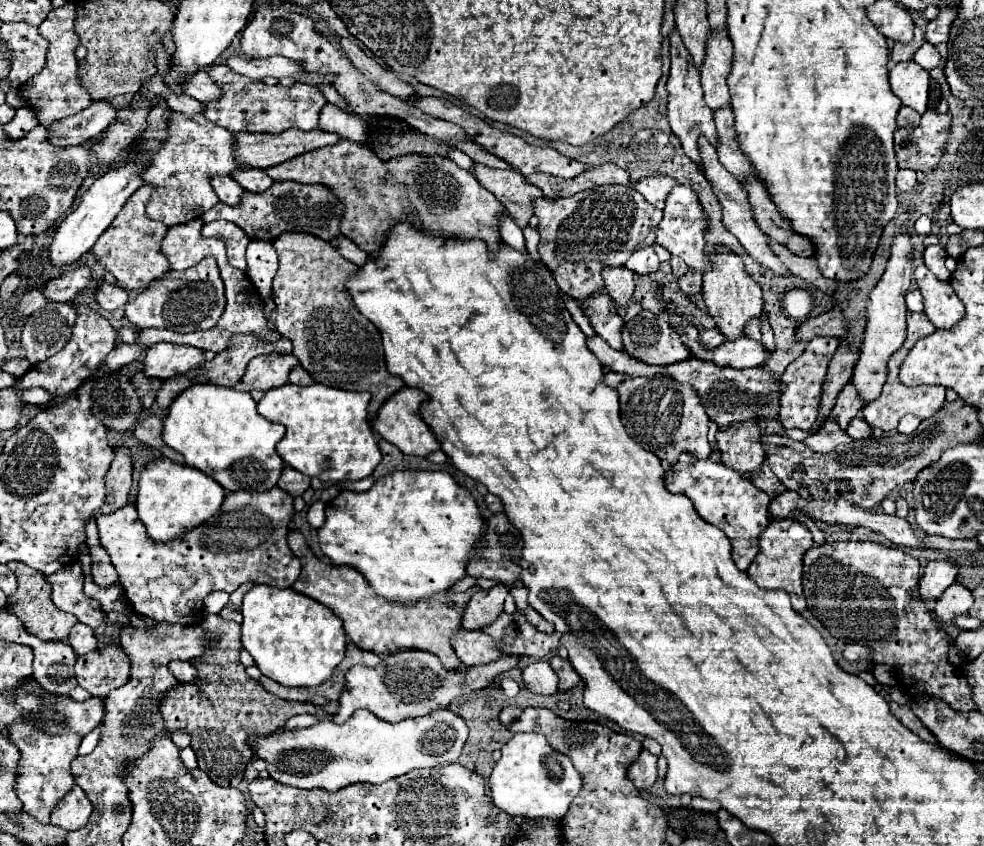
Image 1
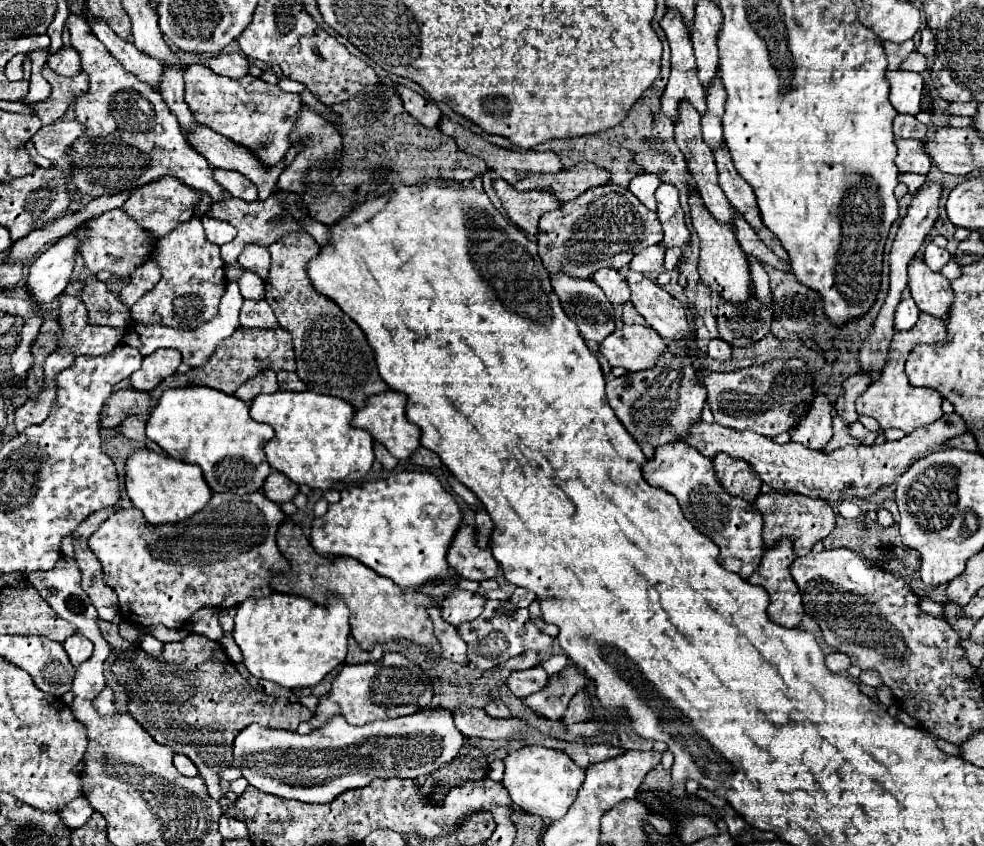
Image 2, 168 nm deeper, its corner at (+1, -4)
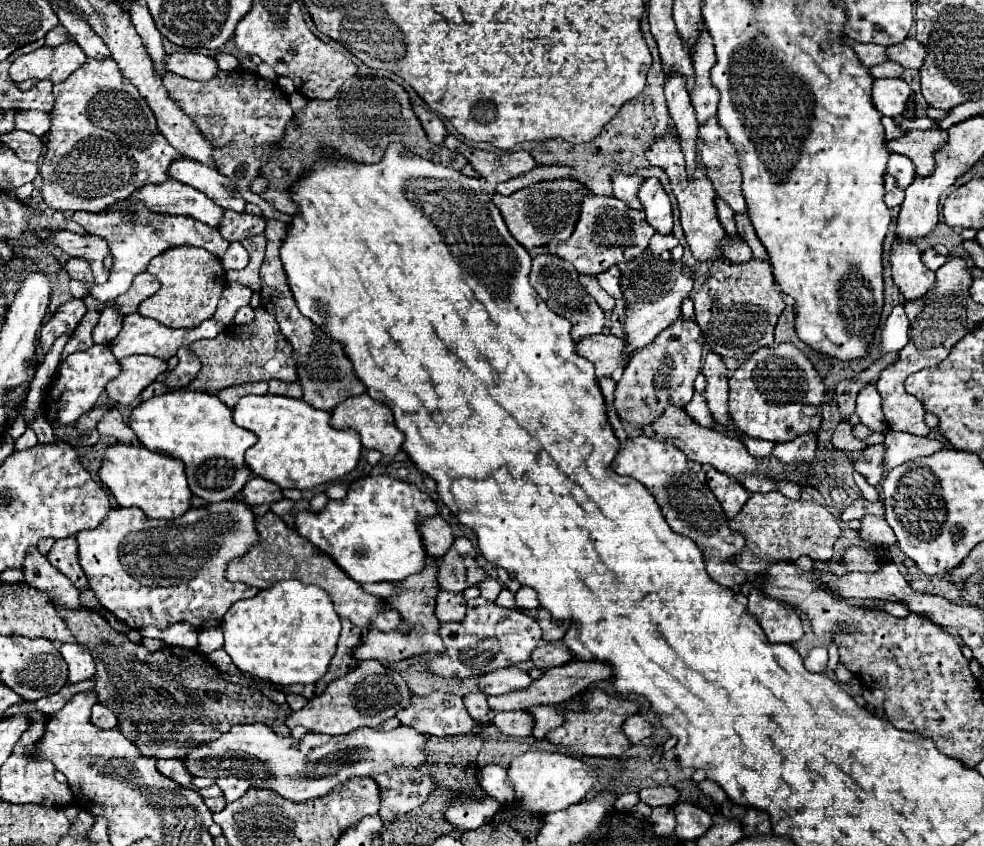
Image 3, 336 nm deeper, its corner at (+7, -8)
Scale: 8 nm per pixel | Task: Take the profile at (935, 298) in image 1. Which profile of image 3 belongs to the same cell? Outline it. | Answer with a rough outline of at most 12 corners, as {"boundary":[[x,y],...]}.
{"boundary":[[913,242],[893,244],[893,282],[907,300],[935,286]]}

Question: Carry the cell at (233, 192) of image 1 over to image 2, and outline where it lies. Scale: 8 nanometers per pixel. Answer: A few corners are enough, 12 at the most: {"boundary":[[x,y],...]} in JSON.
{"boundary":[[67,18],[89,90],[71,146],[75,192],[129,192],[175,174],[221,200],[161,94]]}

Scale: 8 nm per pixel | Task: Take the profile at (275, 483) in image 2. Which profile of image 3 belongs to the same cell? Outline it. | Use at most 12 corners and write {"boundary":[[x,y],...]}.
{"boundary":[[253,476],[243,488],[249,506],[273,504],[283,498],[281,488]]}

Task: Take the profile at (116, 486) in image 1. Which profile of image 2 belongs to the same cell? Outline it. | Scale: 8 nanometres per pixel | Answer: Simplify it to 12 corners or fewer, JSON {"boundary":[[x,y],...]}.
{"boundary":[[105,508],[75,528],[73,548],[81,586],[99,619],[123,619],[115,591],[103,580],[89,536],[117,508]]}

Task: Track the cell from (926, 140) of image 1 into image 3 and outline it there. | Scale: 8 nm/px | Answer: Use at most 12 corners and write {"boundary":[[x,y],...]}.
{"boundary":[[907,156],[889,158],[887,172],[899,188],[907,188],[917,176]]}

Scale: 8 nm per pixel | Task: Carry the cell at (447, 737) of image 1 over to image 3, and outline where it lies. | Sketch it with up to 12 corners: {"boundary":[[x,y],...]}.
{"boundary":[[239,724],[193,748],[193,776],[309,802],[357,776],[421,770],[403,724],[281,738]]}

